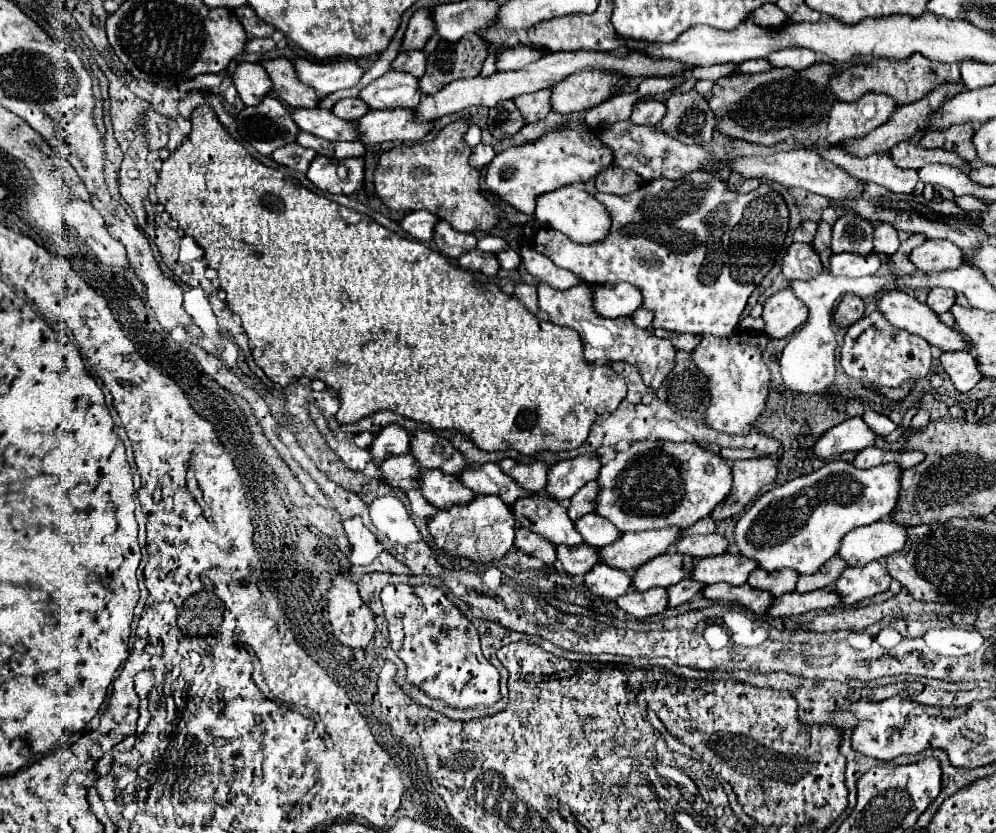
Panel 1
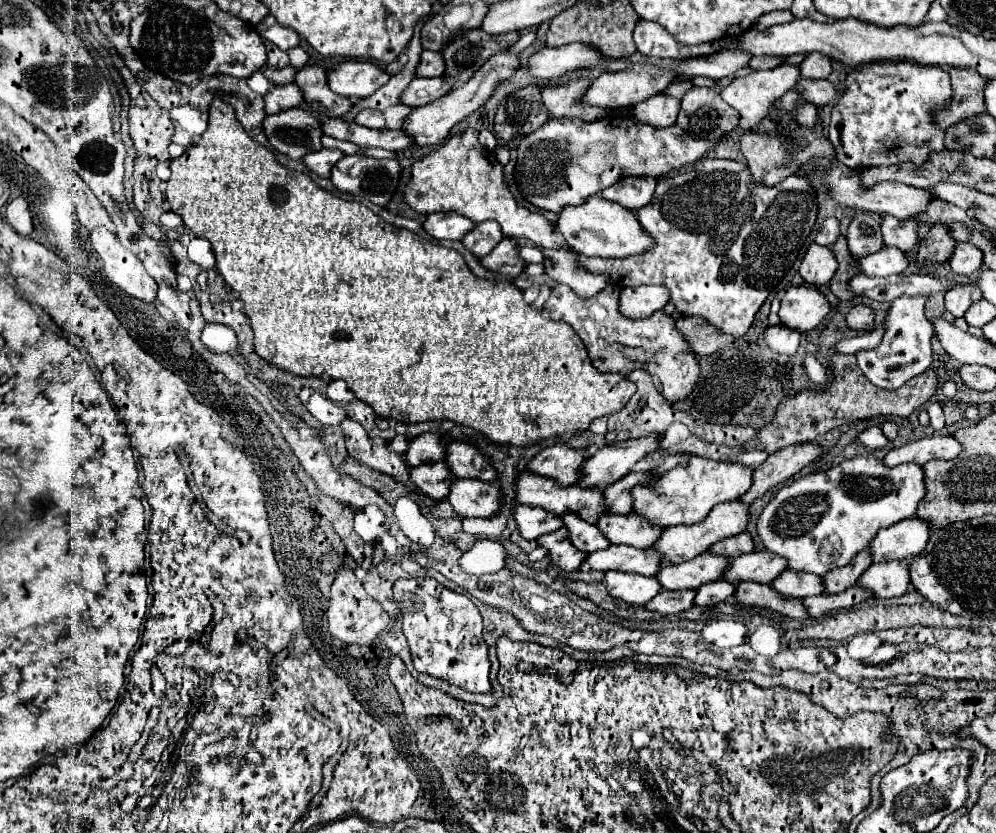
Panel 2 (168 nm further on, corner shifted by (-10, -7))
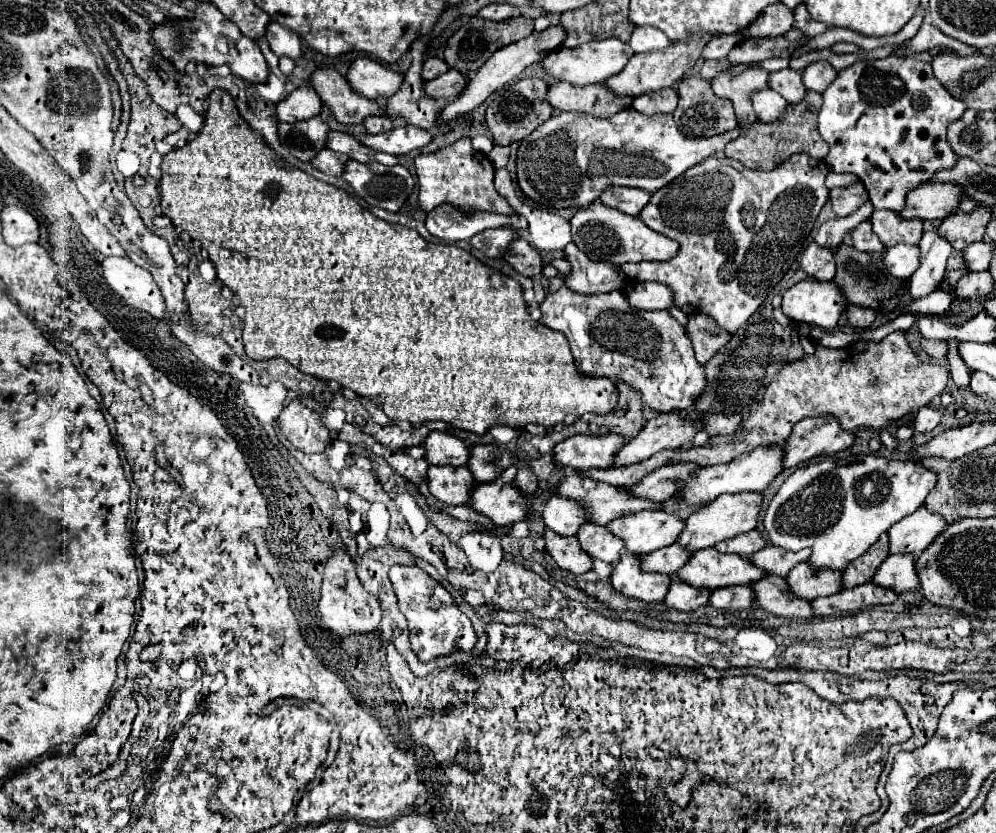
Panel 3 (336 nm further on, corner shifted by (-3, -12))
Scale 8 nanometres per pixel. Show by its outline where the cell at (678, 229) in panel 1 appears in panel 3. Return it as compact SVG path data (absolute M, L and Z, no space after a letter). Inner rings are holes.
M807 153L791 155L773 171L749 171L725 155L713 155L701 165L687 169L687 173L677 177L677 181L653 193L639 215L647 227L673 237L681 245L677 257L665 263L629 263L621 265L621 271L631 281L659 281L669 285L675 293L677 307L693 305L697 311L711 315L723 329L735 333L747 323L747 319L765 301L771 287L775 287L793 265L821 207L827 203L827 173L829 167ZM773 199L779 199L775 213Z

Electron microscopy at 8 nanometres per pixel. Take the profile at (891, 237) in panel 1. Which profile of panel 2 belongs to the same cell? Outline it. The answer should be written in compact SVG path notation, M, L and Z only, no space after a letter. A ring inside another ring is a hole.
M884 216L882 238L886 246L894 246L902 252L912 252L918 244L918 224L914 220L896 220L894 216Z

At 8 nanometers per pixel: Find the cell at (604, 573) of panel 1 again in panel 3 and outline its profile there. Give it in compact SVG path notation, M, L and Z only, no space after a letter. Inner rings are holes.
M623 551L619 563L613 569L611 583L619 593L627 597L641 599L641 601L663 601L669 591L671 577L663 573L643 571L641 555Z

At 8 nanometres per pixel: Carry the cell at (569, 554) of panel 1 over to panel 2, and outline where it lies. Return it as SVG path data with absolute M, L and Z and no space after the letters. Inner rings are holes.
M608 546L604 550L590 552L586 558L590 570L620 570L620 572L636 572L642 576L654 576L658 572L660 560L652 556L648 550L638 550L632 546Z

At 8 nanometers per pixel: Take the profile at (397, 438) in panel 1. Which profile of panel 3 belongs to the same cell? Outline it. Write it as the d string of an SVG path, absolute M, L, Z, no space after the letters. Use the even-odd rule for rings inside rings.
M429 433L429 441L425 441L427 461L431 465L467 465L469 461L469 447L465 441L449 435L449 433Z

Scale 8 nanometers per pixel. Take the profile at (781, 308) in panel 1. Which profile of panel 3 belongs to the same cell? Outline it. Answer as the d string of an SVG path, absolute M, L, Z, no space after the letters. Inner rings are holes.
M805 279L783 295L783 311L797 323L833 329L847 309L847 299L833 281Z

